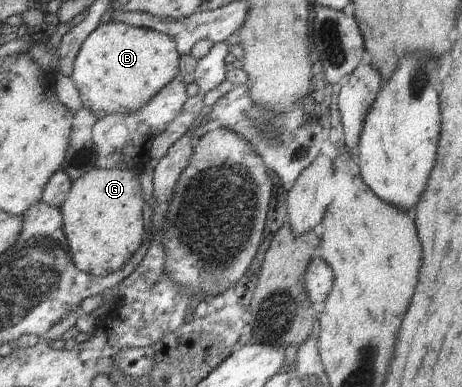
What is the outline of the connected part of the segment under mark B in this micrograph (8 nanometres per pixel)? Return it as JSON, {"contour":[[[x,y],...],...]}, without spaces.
{"contour":[[[106,19],[101,26],[91,33],[74,64],[73,80],[79,89],[85,107],[89,107],[98,119],[107,115],[128,115],[141,110],[160,90],[181,76],[181,54],[175,41],[159,31],[134,27],[125,23]]]}

